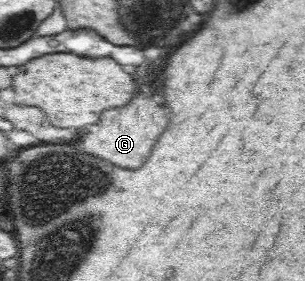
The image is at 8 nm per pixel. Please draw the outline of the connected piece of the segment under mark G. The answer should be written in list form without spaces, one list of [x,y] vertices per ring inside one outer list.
[[[135,100],[131,108],[119,108],[115,112],[105,112],[101,116],[101,122],[83,136],[81,150],[113,166],[135,170],[147,162],[153,146],[157,144],[165,128],[167,128],[167,116],[163,116],[163,110],[151,108],[151,104],[143,104],[143,100]]]

